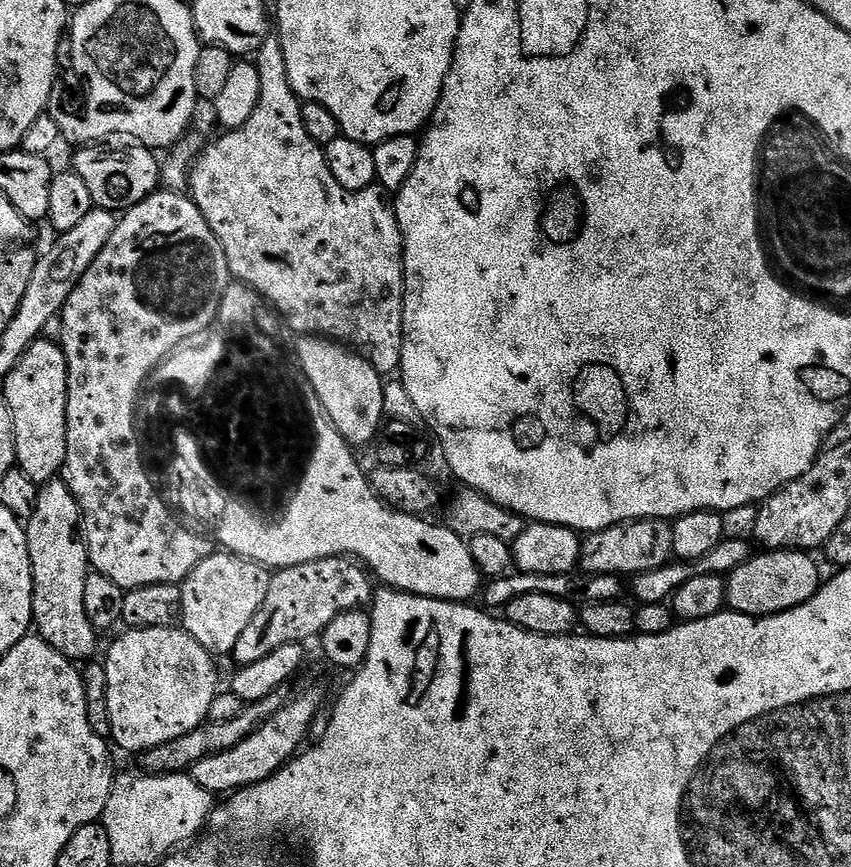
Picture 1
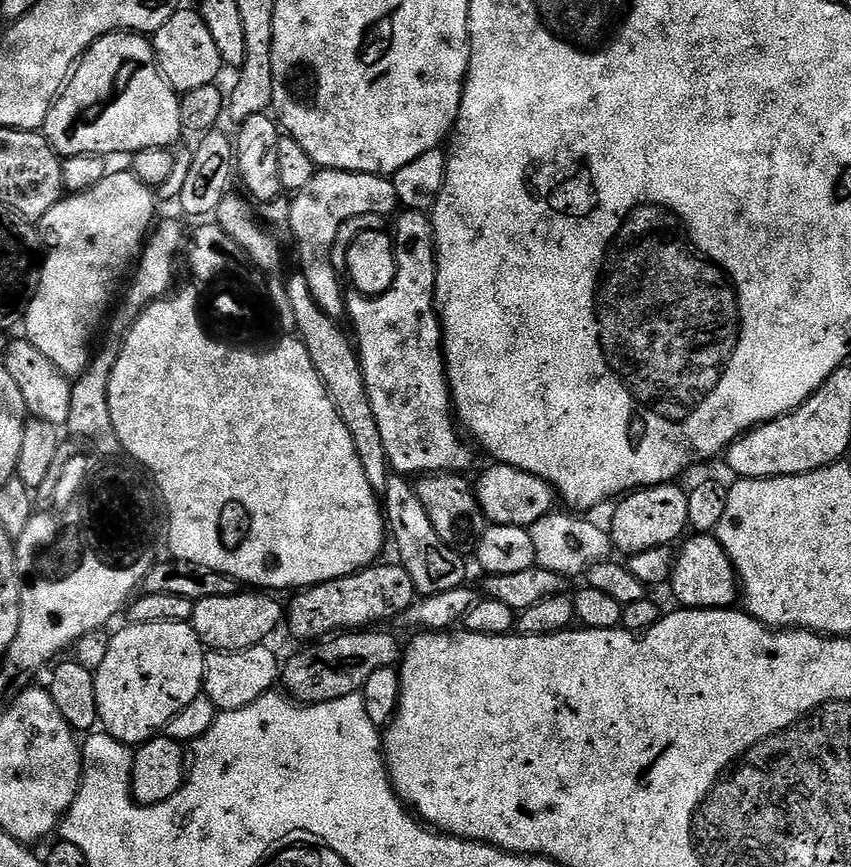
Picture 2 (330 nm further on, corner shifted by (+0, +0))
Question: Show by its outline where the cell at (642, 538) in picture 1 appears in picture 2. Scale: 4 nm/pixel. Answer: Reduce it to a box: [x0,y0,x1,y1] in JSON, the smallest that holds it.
[611,482,689,556]

